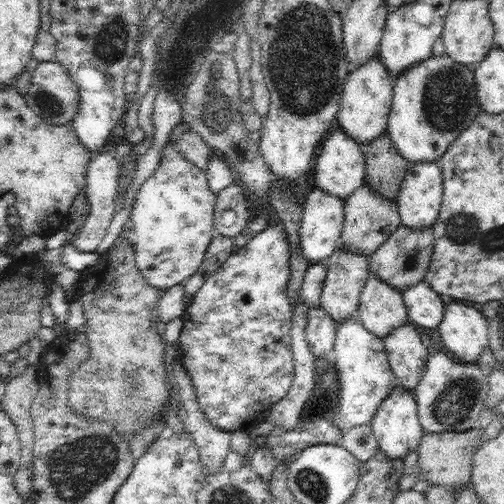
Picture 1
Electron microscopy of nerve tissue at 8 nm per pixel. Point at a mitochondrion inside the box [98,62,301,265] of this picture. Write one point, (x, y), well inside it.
(220, 114)

